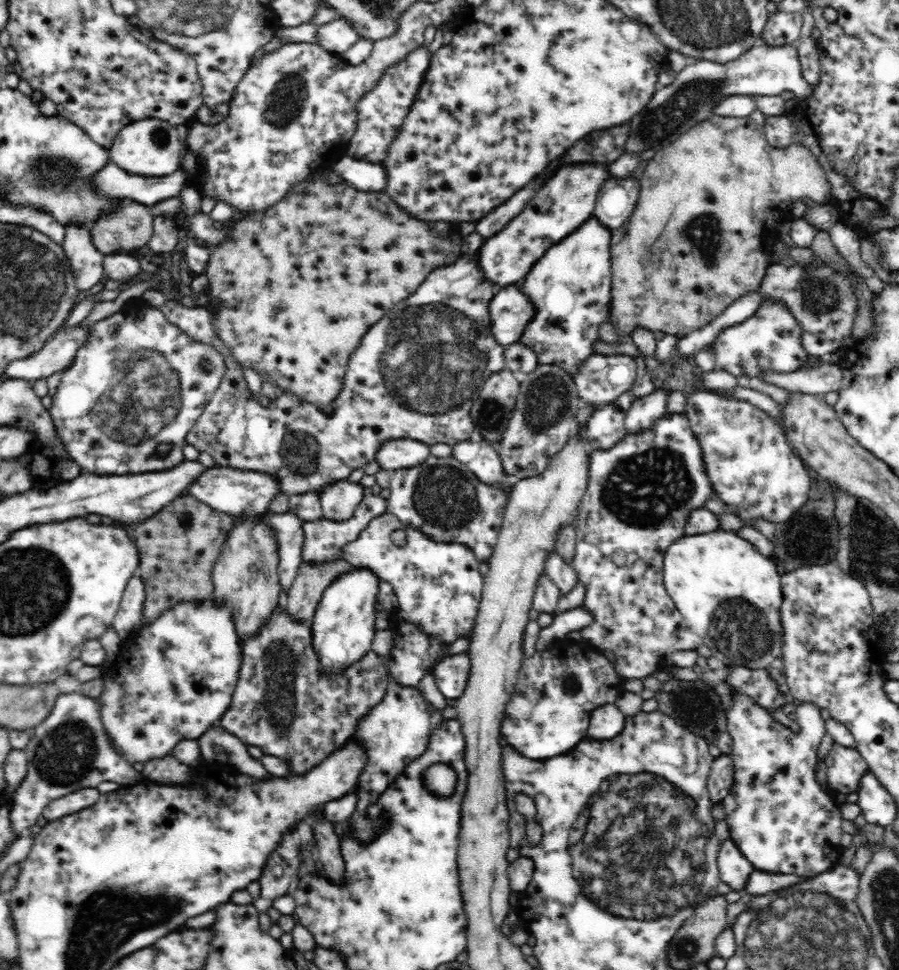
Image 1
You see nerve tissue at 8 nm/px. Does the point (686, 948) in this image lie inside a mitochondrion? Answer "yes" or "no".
yes

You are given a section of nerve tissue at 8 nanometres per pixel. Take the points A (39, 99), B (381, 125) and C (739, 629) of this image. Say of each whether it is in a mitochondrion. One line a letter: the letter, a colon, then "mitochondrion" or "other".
A: other
B: other
C: mitochondrion

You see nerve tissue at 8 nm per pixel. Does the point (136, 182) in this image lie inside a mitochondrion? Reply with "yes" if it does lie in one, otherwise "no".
no

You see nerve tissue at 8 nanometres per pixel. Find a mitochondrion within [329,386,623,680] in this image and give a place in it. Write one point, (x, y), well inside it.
(445, 497)

